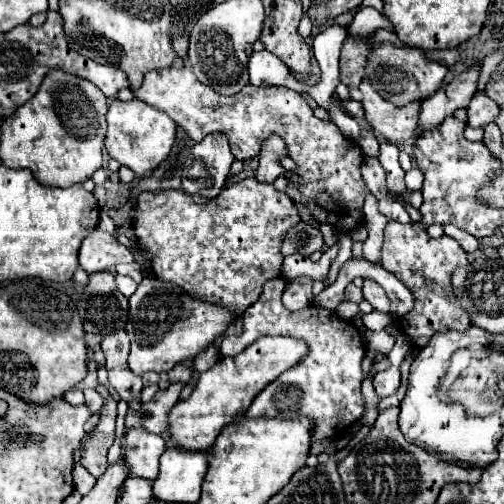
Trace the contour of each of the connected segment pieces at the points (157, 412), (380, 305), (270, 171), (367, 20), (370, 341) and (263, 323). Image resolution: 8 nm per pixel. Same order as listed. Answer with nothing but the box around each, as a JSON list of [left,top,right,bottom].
[[143,381,183,435],[363,279,391,315],[257,133,287,183],[348,7,394,36],[365,331,395,355],[221,277,365,441]]

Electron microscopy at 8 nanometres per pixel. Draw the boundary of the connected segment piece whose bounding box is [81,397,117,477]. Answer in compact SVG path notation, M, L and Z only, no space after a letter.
M109 397L107 409L101 415L101 421L97 423L95 431L87 437L85 451L81 457L81 465L93 477L101 477L103 471L107 469L107 451L115 439L115 417L117 417L117 401Z

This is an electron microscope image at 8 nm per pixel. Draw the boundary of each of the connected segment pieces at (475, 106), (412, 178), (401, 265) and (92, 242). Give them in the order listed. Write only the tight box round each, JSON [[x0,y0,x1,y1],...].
[[467,93,499,127],[405,167,423,191],[381,221,471,347],[79,229,133,275]]

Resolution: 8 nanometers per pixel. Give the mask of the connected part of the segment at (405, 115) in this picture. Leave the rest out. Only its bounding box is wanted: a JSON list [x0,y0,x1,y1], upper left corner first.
[359,79,421,143]

